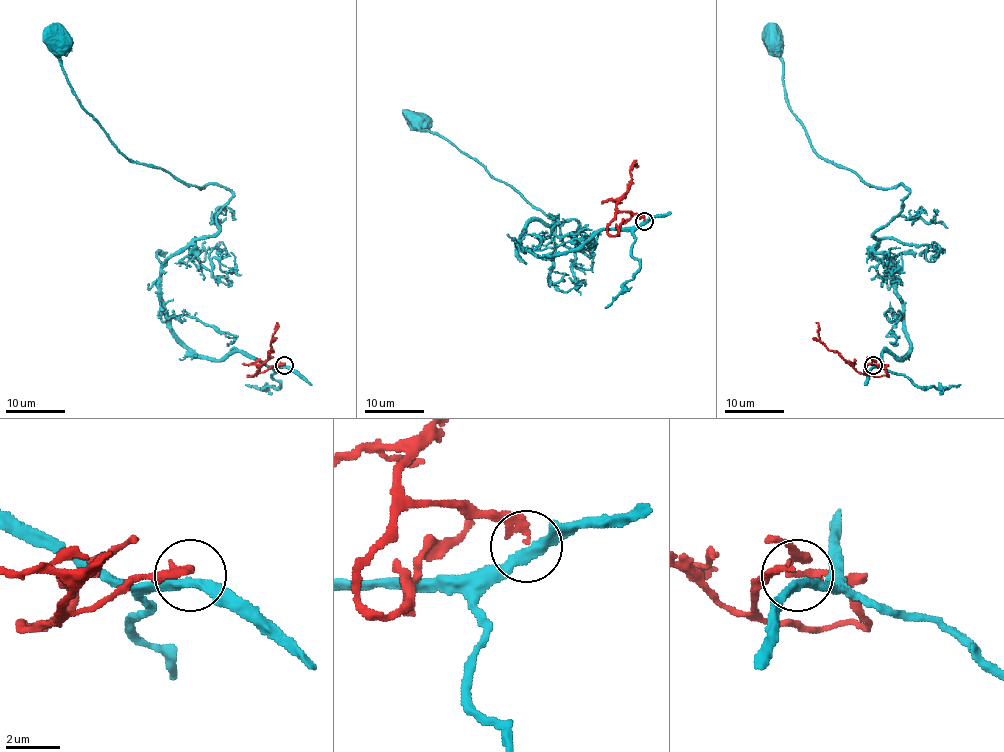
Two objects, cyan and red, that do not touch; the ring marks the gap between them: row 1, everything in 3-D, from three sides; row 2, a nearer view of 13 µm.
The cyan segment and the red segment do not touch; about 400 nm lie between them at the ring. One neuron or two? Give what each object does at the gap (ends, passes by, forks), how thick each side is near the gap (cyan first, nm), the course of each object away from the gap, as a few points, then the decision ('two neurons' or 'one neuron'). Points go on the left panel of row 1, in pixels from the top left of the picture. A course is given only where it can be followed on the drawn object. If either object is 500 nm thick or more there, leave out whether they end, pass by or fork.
cyan passes by; red passes by; calibres 360 and 140 nm; course cyan (284, 366), (195, 356), (179, 338), (162, 266), (219, 229), (232, 195), (132, 163), (78, 98), (57, 39); course red (284, 363), (257, 372), (257, 368), (271, 353), (271, 341), (278, 322); two neurons

